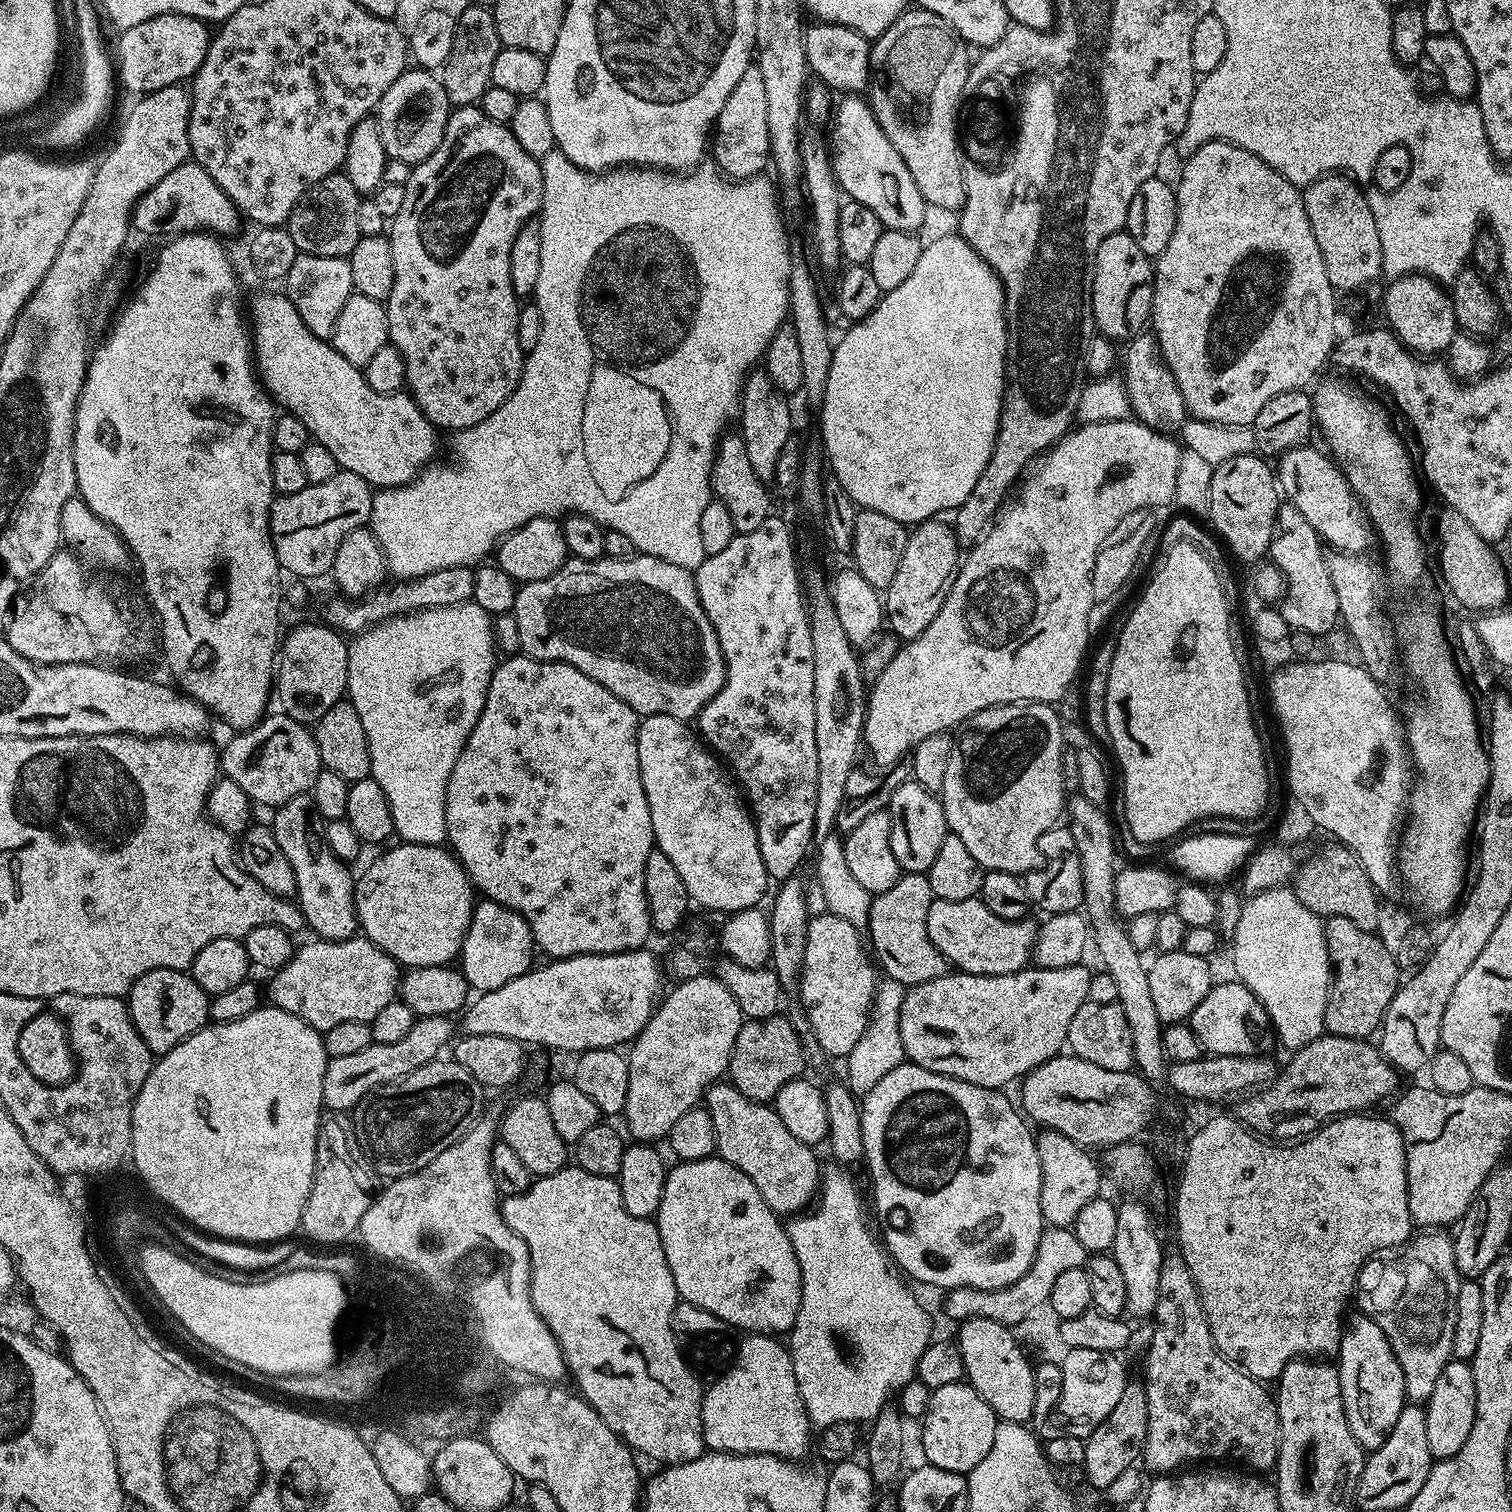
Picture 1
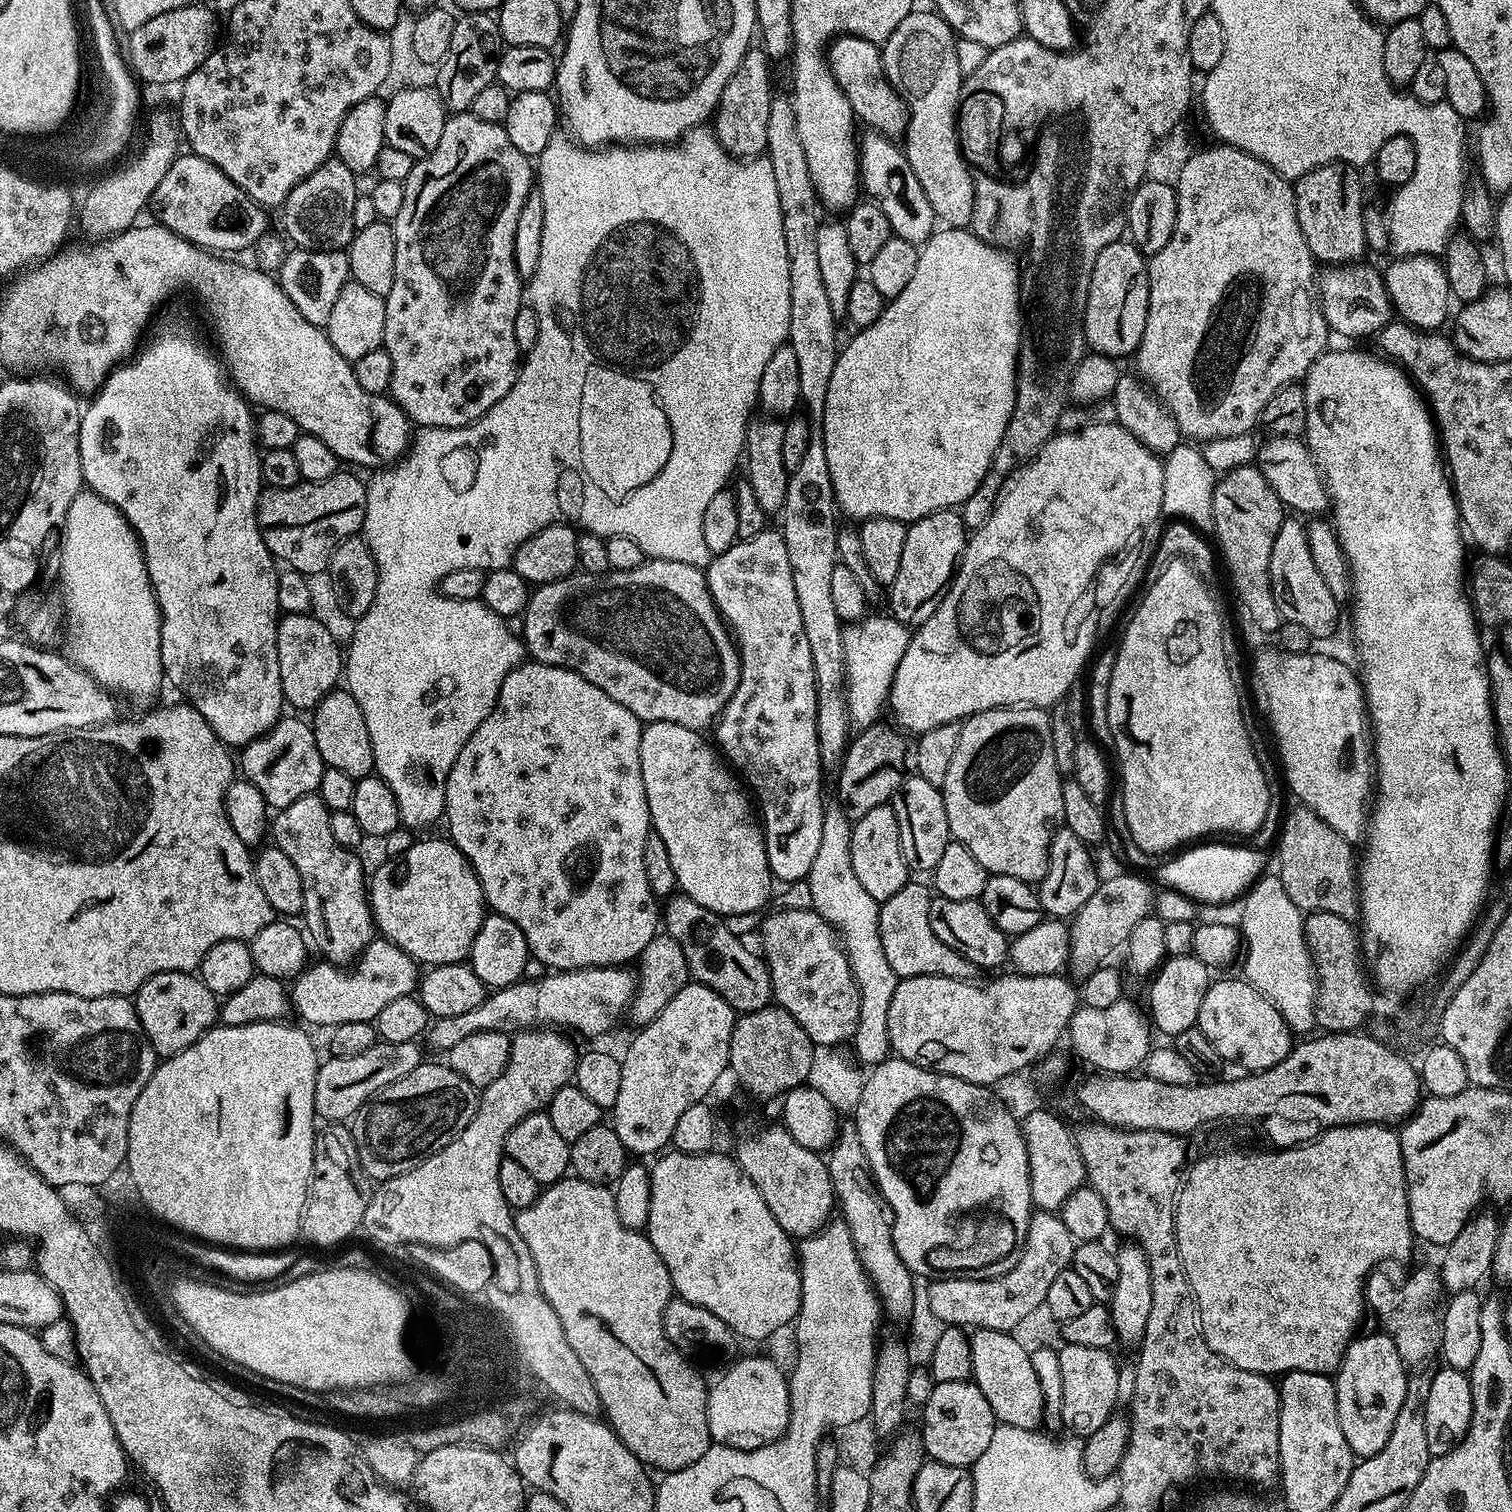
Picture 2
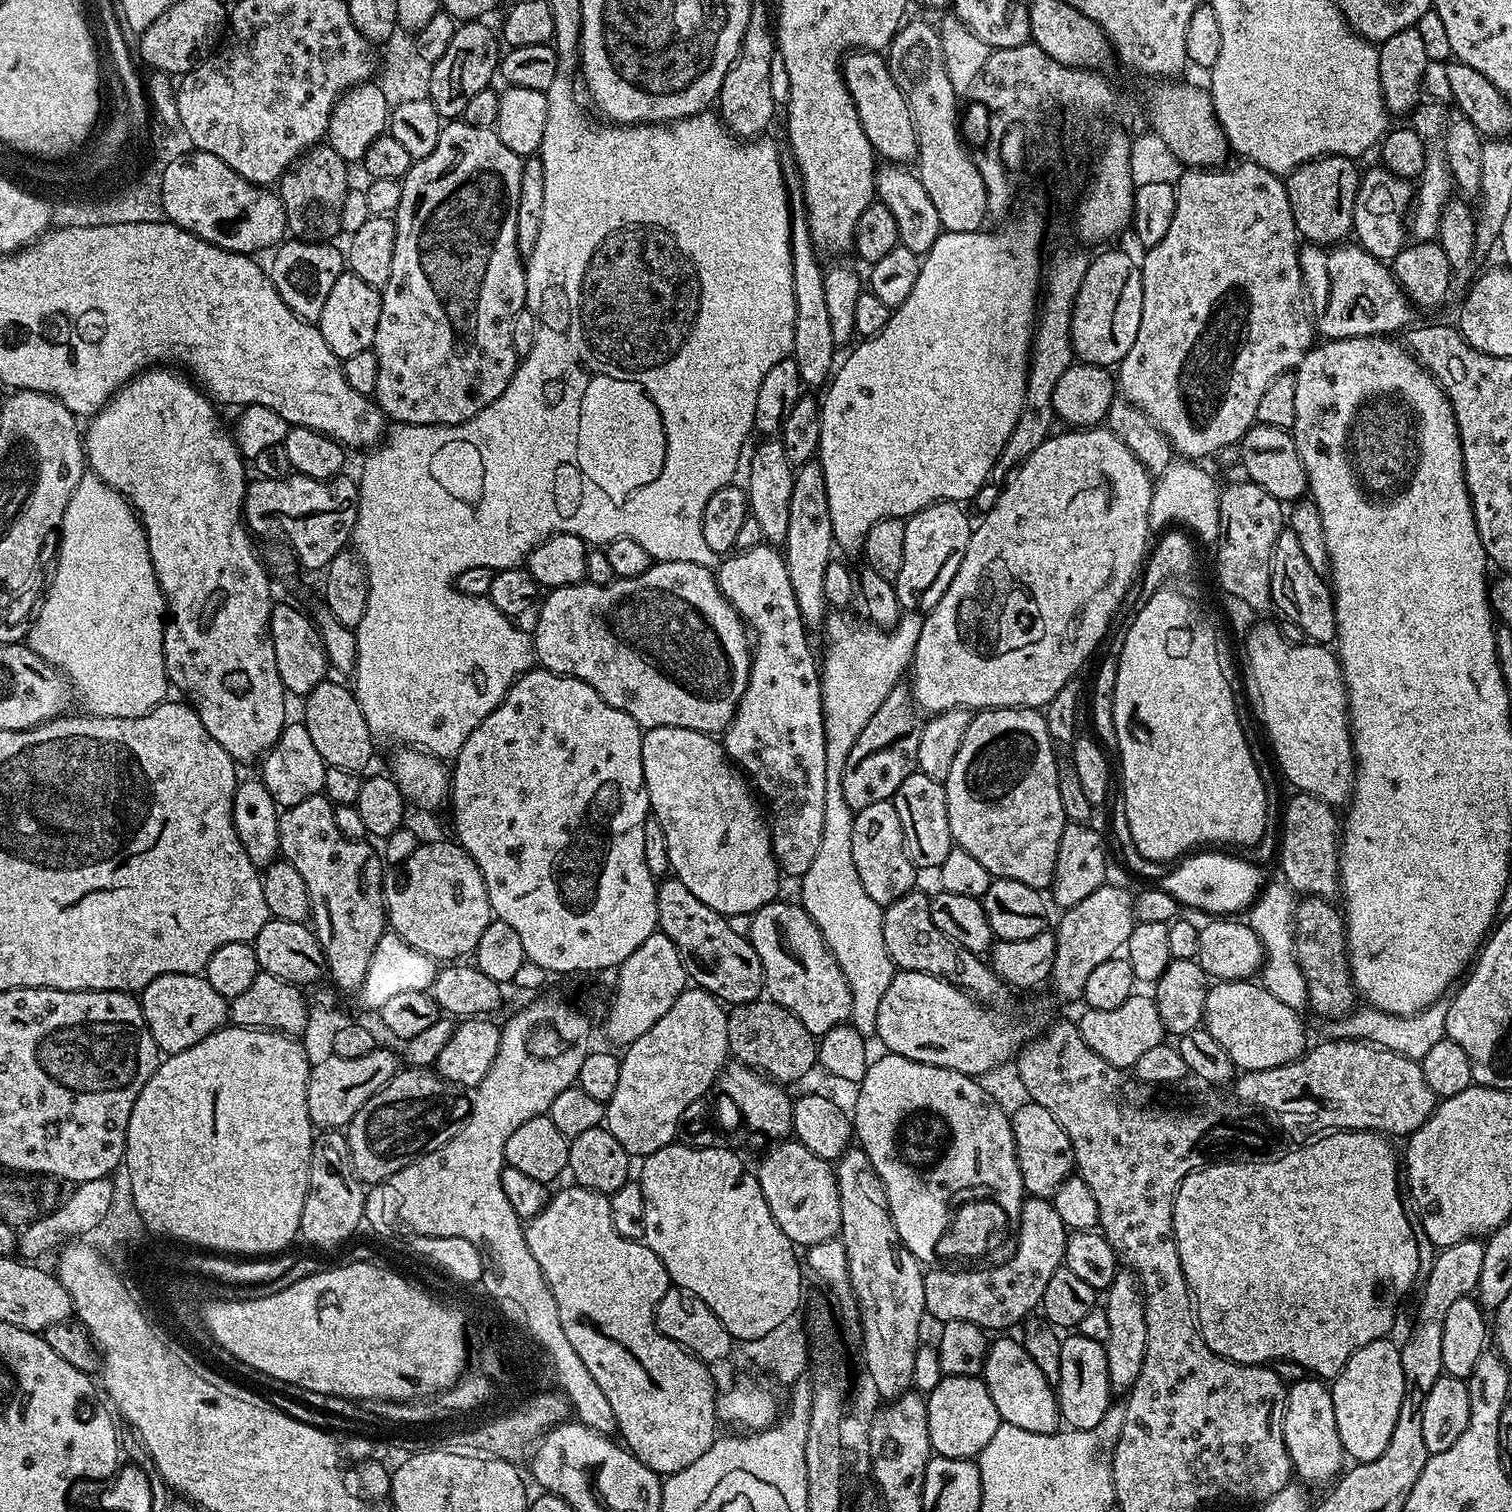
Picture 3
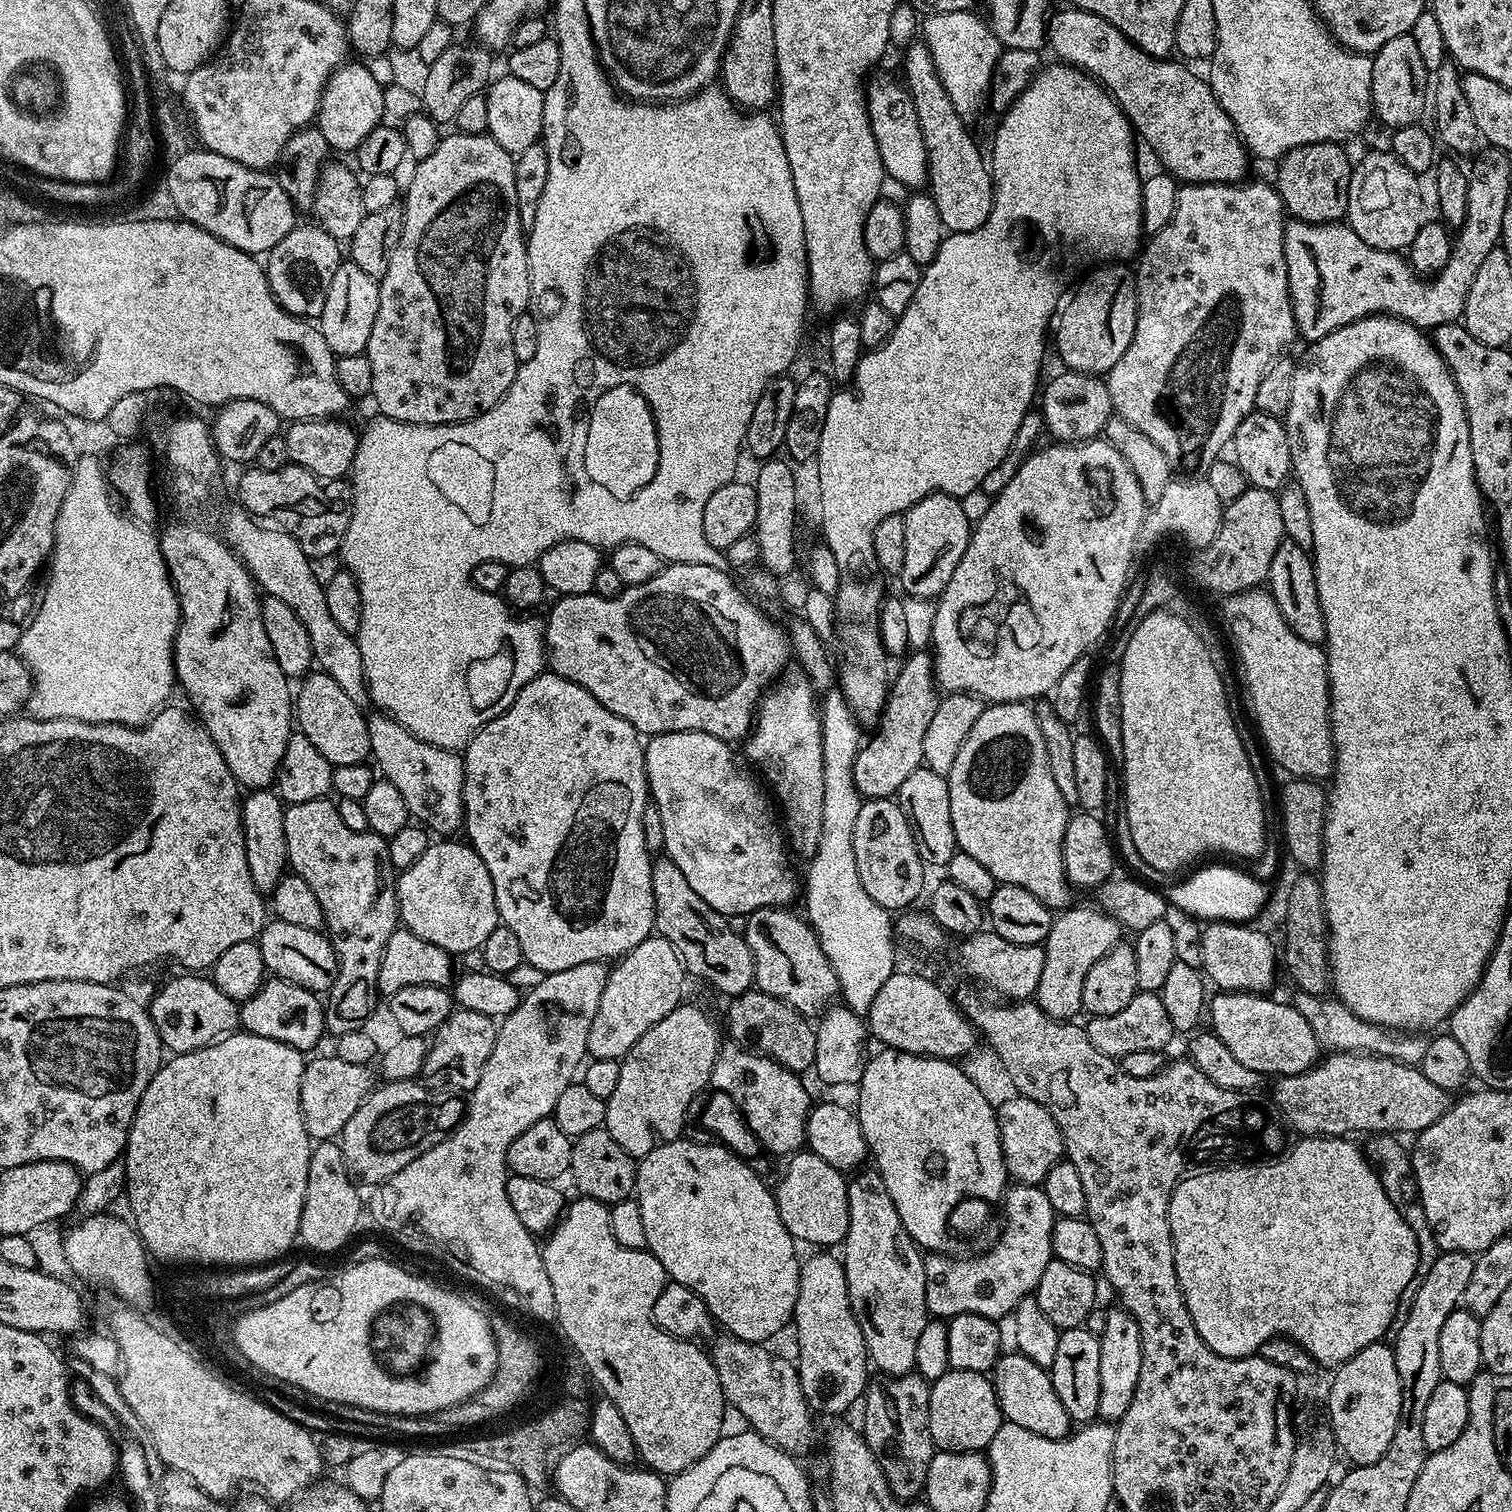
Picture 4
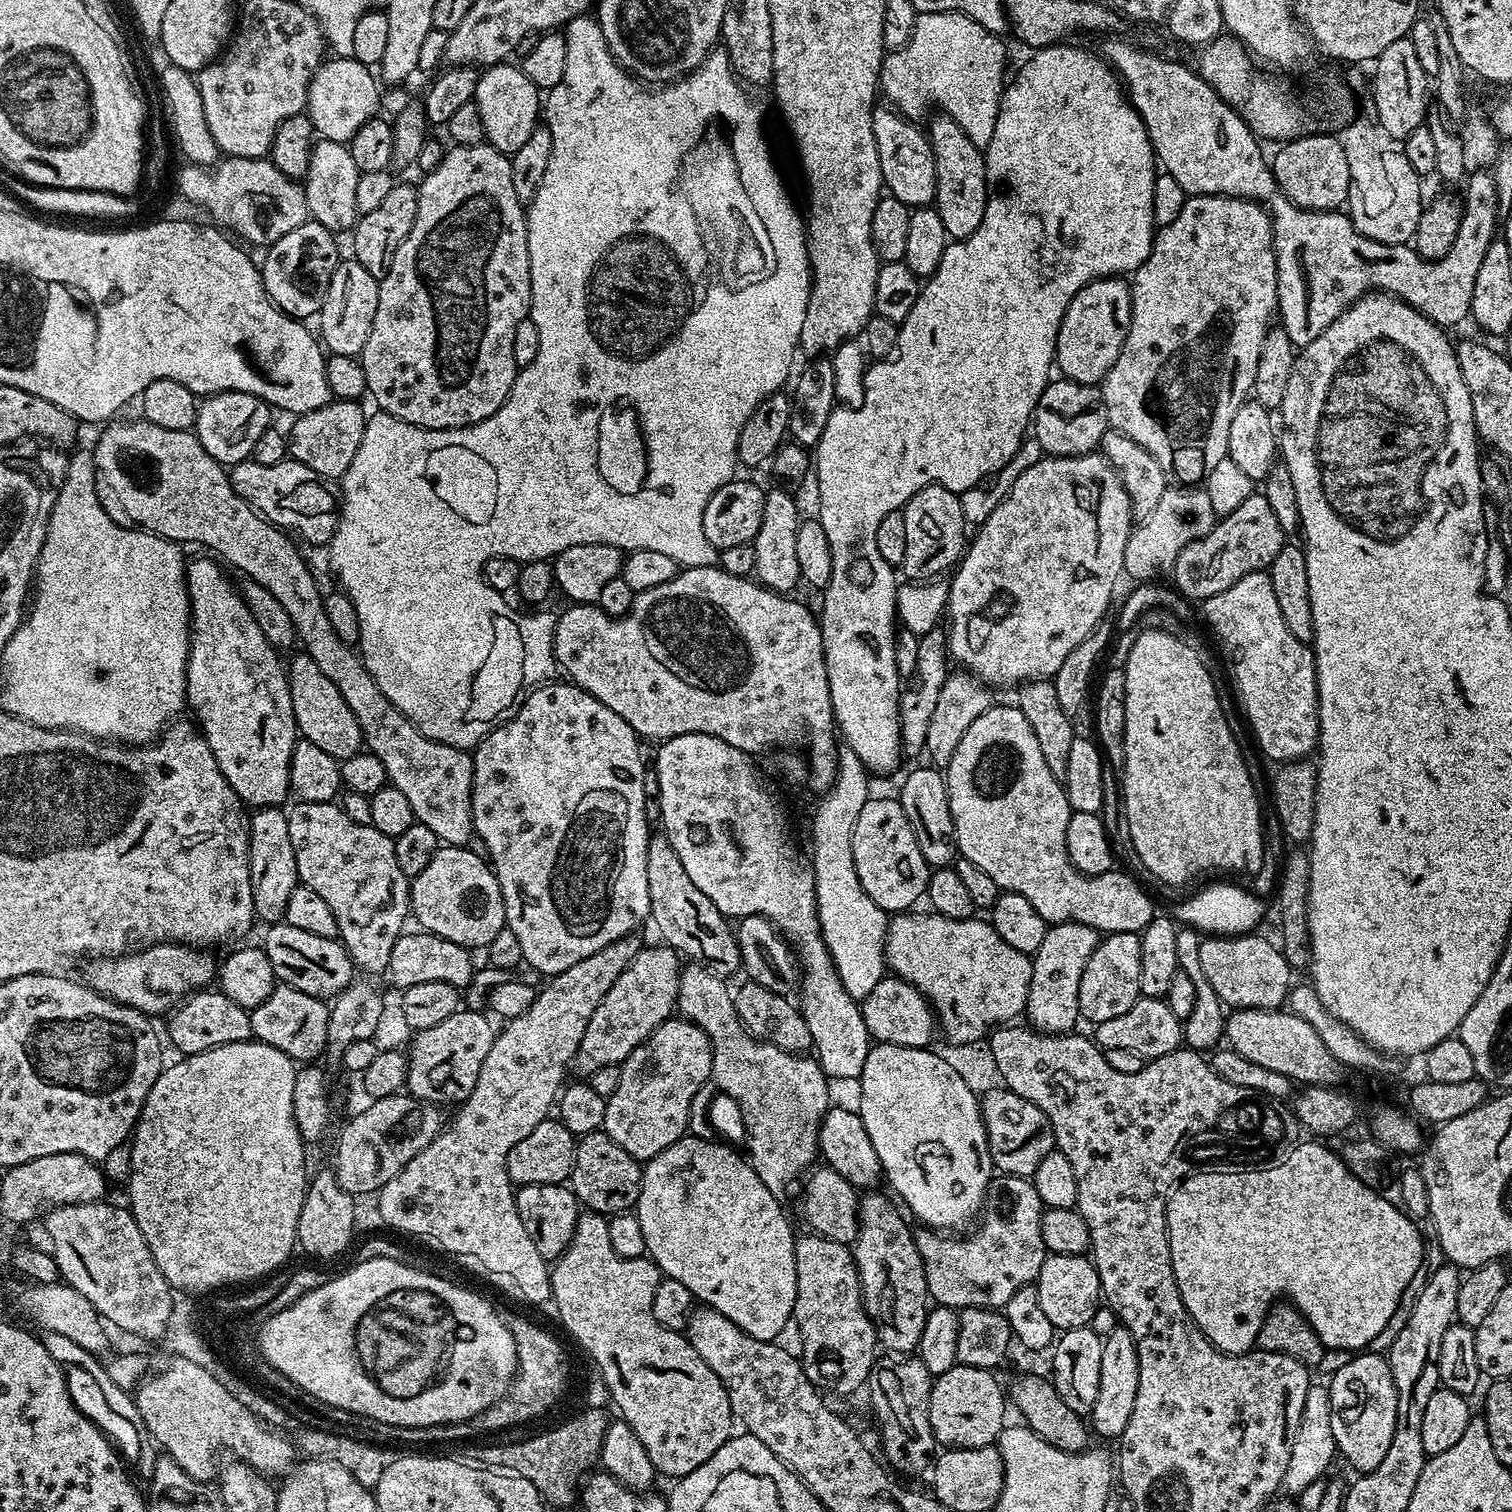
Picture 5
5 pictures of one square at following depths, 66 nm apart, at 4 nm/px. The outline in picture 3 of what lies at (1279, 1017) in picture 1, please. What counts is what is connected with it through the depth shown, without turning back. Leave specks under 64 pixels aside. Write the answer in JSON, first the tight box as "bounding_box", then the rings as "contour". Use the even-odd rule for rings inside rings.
{"bounding_box":[1246,883,1308,1010],"contour":[[[1269,883],[1260,892],[1247,913],[1246,920],[1251,924],[1254,934],[1258,934],[1264,947],[1264,963],[1262,965],[1264,988],[1286,1003],[1286,1006],[1300,1010],[1307,1005],[1308,991],[1306,990],[1306,978],[1302,978],[1302,970],[1298,966],[1296,957],[1294,893],[1287,883],[1279,883],[1272,885]]]}

